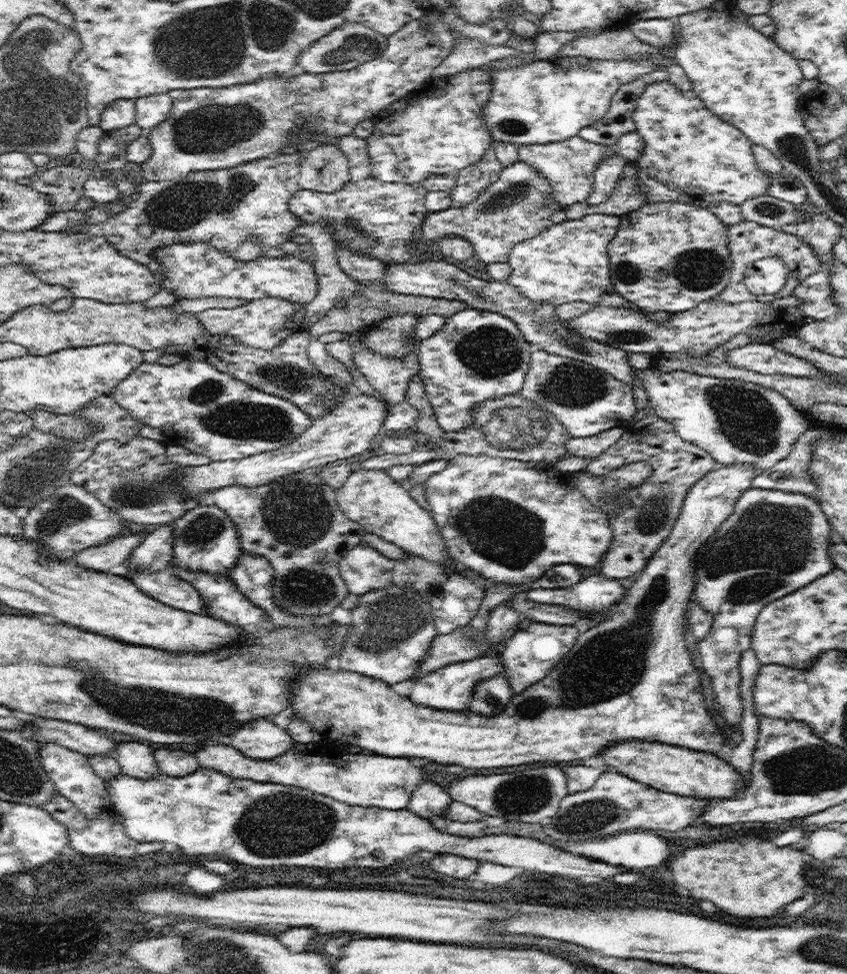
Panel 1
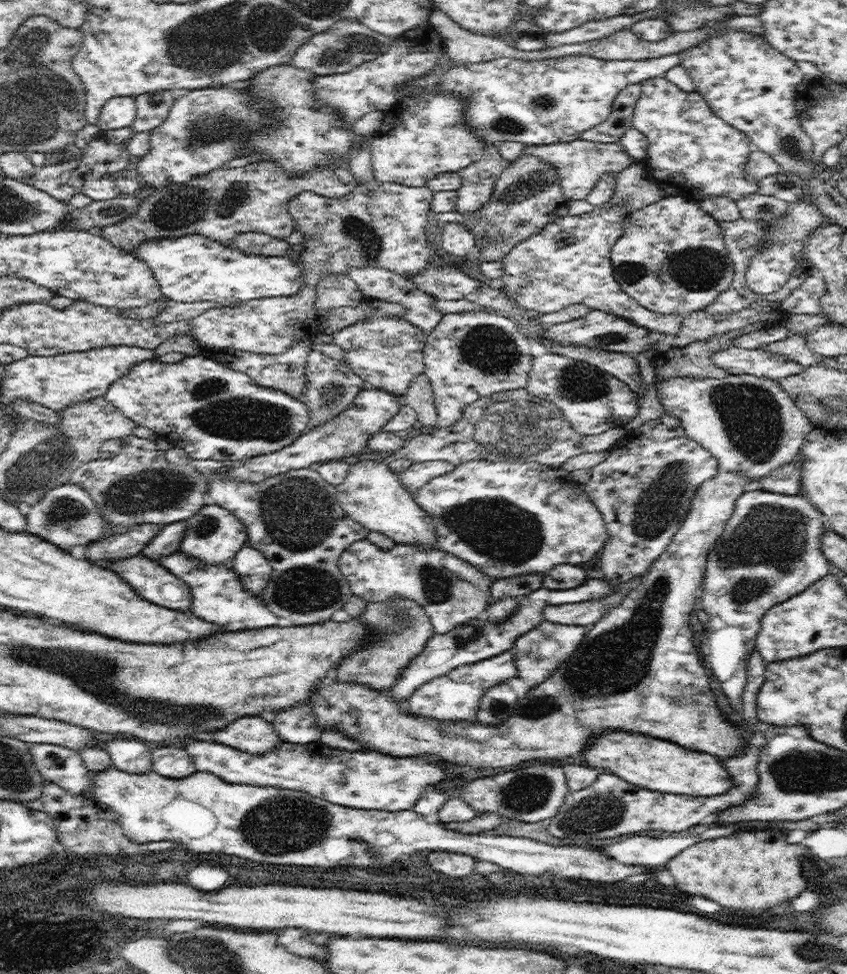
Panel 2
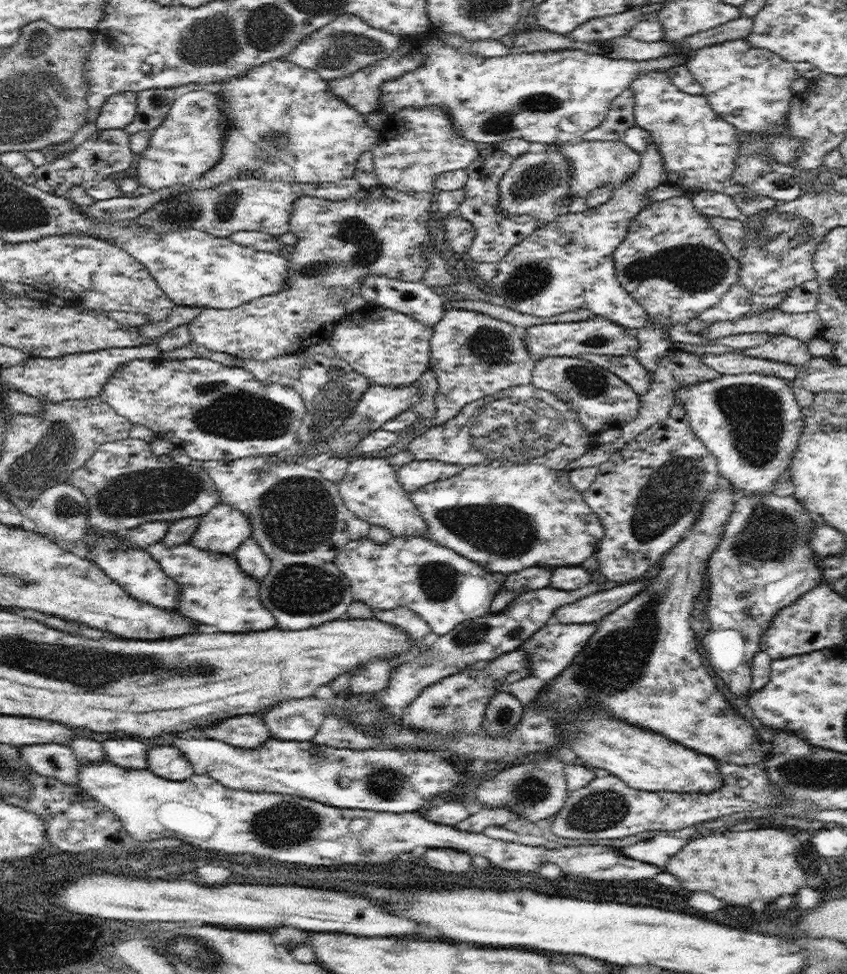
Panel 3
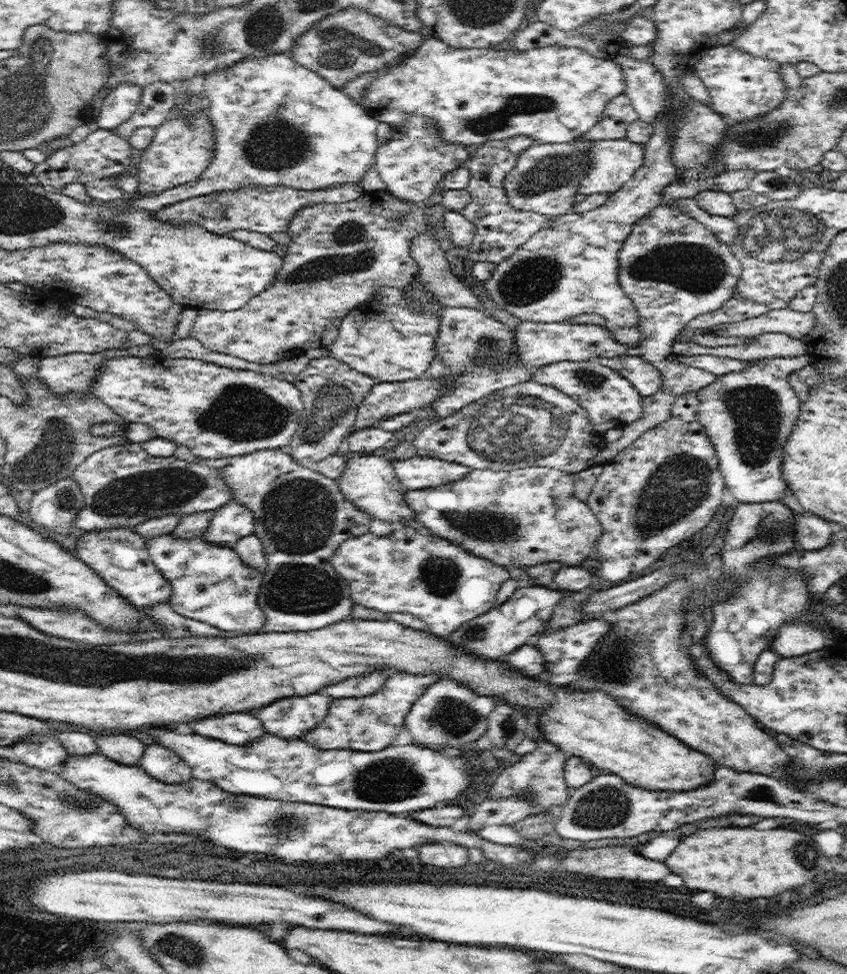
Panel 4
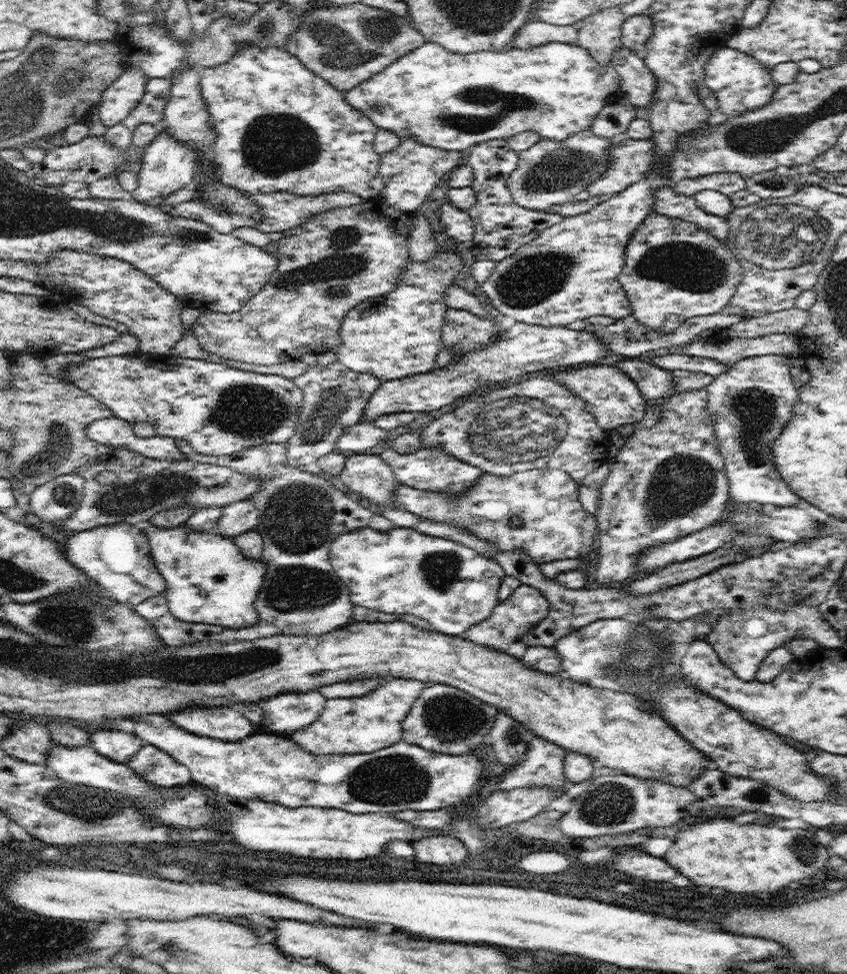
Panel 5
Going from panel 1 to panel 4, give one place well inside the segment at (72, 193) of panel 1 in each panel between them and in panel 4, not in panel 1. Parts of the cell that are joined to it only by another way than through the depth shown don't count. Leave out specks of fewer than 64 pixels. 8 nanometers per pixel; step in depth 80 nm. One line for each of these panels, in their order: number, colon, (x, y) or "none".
2: (108, 152)
3: (106, 154)
4: (103, 154)

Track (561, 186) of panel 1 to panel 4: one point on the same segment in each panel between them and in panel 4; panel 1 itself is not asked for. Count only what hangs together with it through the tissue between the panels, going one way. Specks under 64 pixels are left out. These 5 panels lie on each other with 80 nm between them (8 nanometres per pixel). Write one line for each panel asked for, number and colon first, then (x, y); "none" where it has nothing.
2: (580, 164)
3: (593, 163)
4: (613, 162)

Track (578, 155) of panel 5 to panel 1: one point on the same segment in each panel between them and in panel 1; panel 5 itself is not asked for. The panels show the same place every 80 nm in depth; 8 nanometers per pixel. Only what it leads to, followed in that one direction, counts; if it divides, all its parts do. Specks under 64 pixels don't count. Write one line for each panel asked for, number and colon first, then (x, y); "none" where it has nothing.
1: (517, 206)
2: (527, 196)
3: (537, 183)
4: (546, 177)

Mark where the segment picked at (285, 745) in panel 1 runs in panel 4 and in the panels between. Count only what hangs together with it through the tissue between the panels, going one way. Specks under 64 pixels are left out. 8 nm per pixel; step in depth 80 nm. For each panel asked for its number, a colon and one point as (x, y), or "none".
2: (252, 734)
3: (245, 731)
4: (239, 728)

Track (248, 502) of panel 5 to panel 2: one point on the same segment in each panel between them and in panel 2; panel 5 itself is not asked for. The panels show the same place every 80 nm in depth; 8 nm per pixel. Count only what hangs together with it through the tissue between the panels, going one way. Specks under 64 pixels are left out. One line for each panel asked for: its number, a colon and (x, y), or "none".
2: (213, 536)
3: (223, 529)
4: (232, 522)

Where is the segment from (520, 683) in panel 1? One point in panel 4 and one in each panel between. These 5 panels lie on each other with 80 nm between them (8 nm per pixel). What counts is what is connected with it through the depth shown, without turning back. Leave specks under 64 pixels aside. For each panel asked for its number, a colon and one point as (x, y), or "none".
2: (538, 653)
3: (552, 648)
4: (565, 650)

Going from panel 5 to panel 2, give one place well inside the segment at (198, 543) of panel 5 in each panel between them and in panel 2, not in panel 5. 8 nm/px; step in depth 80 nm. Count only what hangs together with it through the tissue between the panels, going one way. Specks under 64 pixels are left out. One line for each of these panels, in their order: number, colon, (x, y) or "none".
2: (218, 596)
3: (214, 589)
4: (212, 584)

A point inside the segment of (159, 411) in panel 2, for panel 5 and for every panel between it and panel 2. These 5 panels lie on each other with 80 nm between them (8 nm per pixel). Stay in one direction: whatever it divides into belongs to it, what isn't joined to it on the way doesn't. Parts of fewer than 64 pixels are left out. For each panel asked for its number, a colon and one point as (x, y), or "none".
3: (213, 412)
4: (216, 411)
5: (219, 409)

